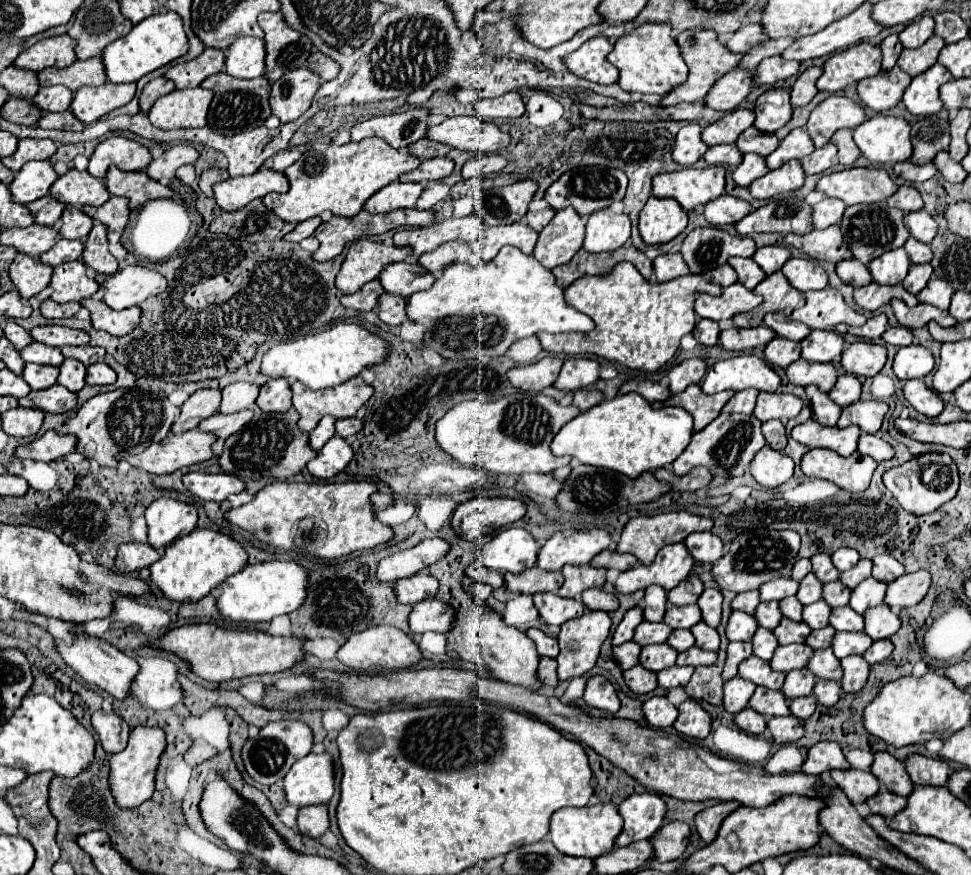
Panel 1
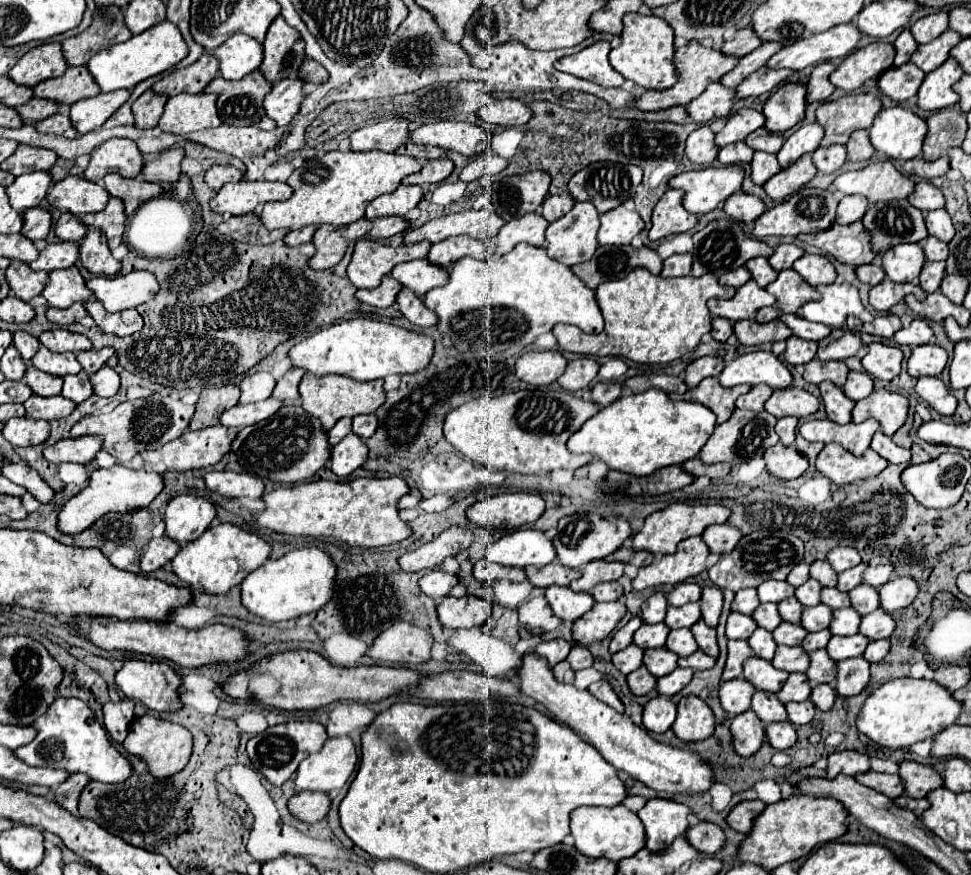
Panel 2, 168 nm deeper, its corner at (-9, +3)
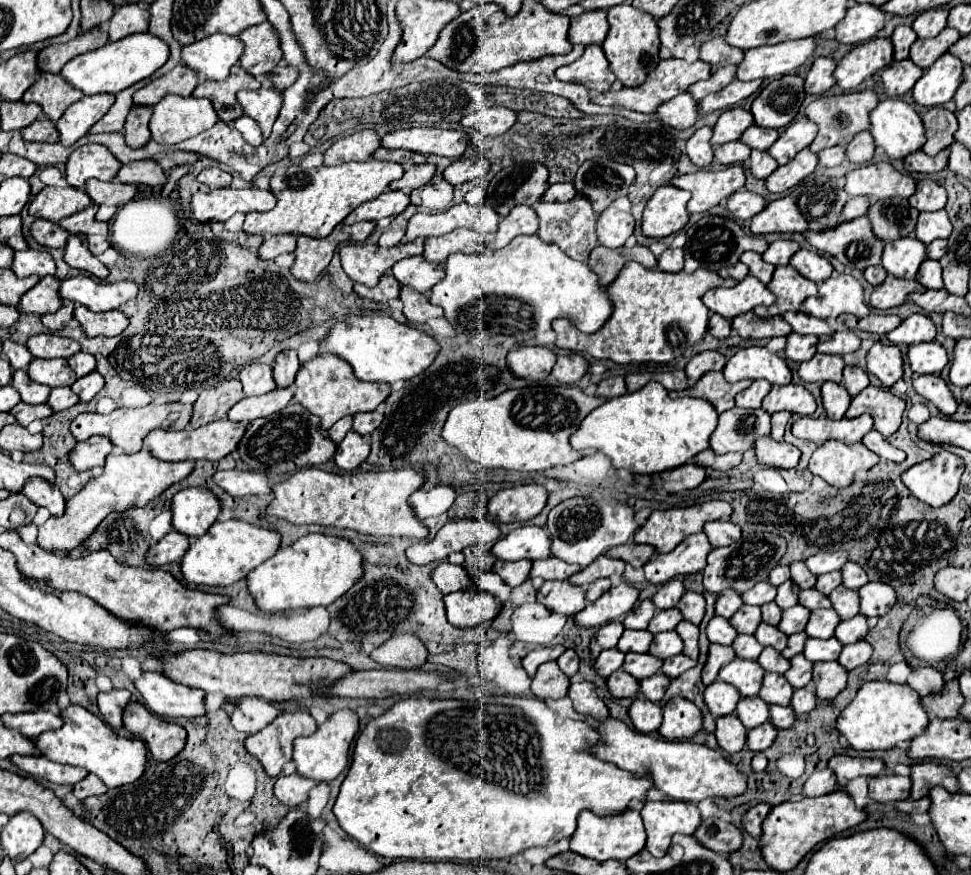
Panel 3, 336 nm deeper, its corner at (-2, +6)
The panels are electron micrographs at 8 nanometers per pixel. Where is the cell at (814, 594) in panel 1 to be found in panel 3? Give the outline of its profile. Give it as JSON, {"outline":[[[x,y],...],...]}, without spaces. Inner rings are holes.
{"outline":[[[785,581],[783,585],[777,587],[777,597],[775,597],[775,603],[781,607],[781,609],[789,609],[793,605],[799,603],[799,587],[793,583],[793,581]]]}

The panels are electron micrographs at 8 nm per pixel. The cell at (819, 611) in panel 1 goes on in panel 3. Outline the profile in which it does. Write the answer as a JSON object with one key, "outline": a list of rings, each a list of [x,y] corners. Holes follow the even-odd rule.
{"outline":[[[795,605],[795,607],[783,611],[783,619],[781,619],[781,623],[779,623],[777,627],[779,627],[783,633],[787,633],[787,635],[799,633],[799,631],[805,629],[809,615],[811,615],[811,611],[809,611],[807,607]]]}

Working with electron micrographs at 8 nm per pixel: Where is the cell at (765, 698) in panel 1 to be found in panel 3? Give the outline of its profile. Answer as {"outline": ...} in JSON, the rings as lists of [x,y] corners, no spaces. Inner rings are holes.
{"outline":[[[741,697],[737,703],[737,715],[741,719],[741,723],[747,729],[759,727],[761,723],[769,721],[769,705],[761,699],[761,697]]]}

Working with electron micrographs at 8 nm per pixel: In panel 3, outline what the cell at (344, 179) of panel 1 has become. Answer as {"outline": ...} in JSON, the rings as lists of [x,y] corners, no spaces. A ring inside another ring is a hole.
{"outline":[[[373,157],[367,161],[349,161],[333,167],[321,165],[307,171],[301,171],[301,165],[291,165],[283,175],[273,175],[271,179],[271,191],[277,197],[277,205],[265,213],[249,213],[245,217],[243,231],[265,237],[275,233],[327,237],[355,207],[359,207],[363,201],[379,197],[389,183],[401,179],[403,173],[405,169],[401,163],[377,161]]]}

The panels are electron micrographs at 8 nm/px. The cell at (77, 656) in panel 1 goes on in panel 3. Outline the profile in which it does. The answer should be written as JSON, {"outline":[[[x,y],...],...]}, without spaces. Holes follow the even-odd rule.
{"outline":[[[143,671],[135,681],[135,689],[143,695],[147,709],[161,717],[199,717],[205,713],[205,693],[171,681],[167,675],[157,671]]]}

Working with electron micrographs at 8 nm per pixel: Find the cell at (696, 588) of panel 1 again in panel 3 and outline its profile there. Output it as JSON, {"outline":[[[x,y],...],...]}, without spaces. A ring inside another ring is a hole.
{"outline":[[[673,579],[669,583],[665,583],[655,595],[653,595],[653,603],[657,609],[671,609],[679,603],[679,599],[683,597],[685,587],[679,579]]]}

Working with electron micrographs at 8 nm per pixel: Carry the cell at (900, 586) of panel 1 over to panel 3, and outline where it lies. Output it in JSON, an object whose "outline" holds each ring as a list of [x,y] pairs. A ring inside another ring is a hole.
{"outline":[[[871,581],[859,589],[861,613],[867,617],[881,617],[897,603],[895,589],[881,581]]]}

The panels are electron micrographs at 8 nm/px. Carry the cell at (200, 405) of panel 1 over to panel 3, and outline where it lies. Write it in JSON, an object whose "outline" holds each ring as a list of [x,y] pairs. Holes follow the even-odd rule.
{"outline":[[[237,379],[223,381],[219,387],[201,391],[201,395],[193,407],[191,427],[201,427],[201,425],[207,425],[211,421],[223,419],[227,415],[227,411],[243,397],[245,395],[243,395],[241,383]]]}

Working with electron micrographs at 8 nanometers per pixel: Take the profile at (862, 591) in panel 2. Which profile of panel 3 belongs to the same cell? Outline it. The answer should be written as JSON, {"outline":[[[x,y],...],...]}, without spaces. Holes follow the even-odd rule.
{"outline":[[[839,585],[835,591],[831,591],[829,599],[841,619],[851,619],[853,615],[859,613],[859,593],[855,589],[847,589]]]}

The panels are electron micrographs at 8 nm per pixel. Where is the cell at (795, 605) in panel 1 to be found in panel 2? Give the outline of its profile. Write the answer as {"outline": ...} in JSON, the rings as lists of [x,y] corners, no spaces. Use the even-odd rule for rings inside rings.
{"outline":[[[786,598],[786,600],[778,602],[778,614],[784,622],[798,624],[800,614],[802,614],[802,606],[800,606],[800,602],[794,602],[794,598]]]}

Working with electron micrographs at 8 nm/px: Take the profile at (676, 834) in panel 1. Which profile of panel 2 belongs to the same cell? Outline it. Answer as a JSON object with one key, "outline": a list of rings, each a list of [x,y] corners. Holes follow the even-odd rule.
{"outline":[[[700,822],[696,826],[690,826],[686,832],[686,838],[696,850],[710,854],[710,856],[716,854],[718,850],[722,850],[726,844],[724,830],[712,822]]]}

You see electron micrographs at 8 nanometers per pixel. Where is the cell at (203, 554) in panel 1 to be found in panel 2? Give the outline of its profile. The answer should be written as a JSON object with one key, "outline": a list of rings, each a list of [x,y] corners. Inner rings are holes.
{"outline":[[[218,524],[208,528],[198,540],[182,546],[182,550],[172,560],[174,574],[184,580],[194,590],[204,590],[210,594],[226,594],[230,588],[238,586],[250,572],[262,566],[270,558],[272,546],[260,536],[242,530],[234,524]]]}

